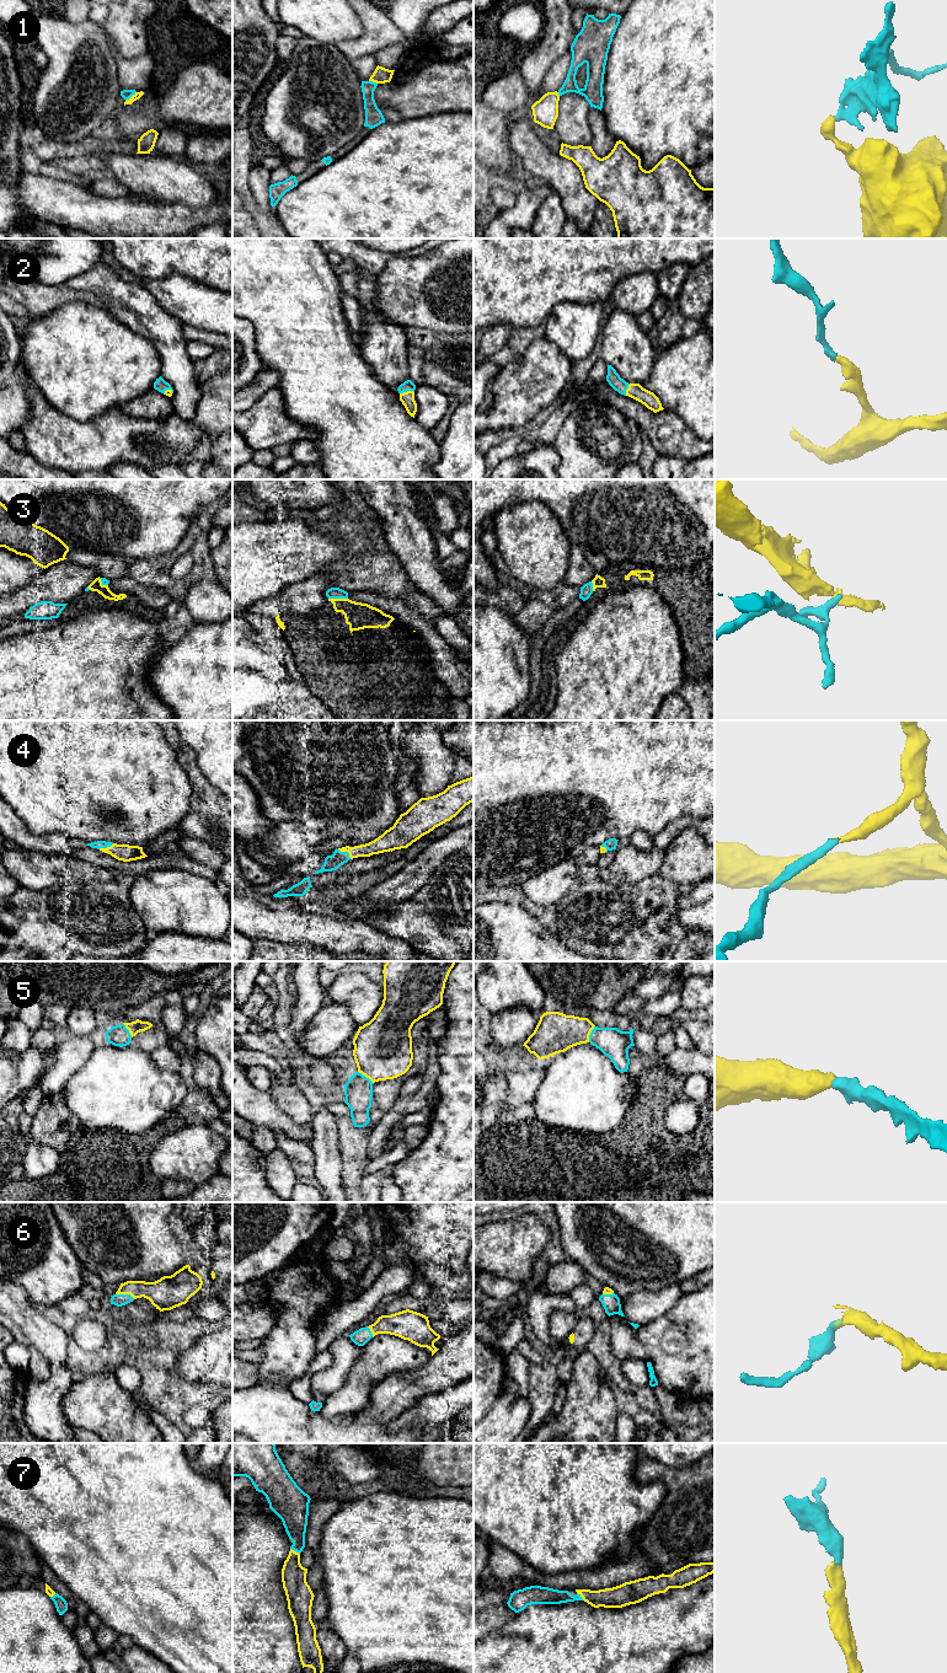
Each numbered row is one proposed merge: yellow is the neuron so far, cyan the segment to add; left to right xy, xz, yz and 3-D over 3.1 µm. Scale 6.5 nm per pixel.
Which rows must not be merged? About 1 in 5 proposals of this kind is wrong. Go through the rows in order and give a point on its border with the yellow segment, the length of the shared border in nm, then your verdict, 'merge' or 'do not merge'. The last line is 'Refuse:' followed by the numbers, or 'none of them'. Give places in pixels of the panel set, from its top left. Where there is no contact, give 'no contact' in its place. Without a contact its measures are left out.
1: xy (132, 96) | 100 nm | do not merge
2: xz (407, 391) | 100 nm | merge
3: xz (338, 599) | 130 nm | do not merge
4: xz (346, 851) | 110 nm | merge
5: yz (589, 1034) | 120 nm | merge
6: xy (126, 1293) | 130 nm | merge
7: xz (295, 1551) | 70 nm | merge
Refuse: 1, 3

